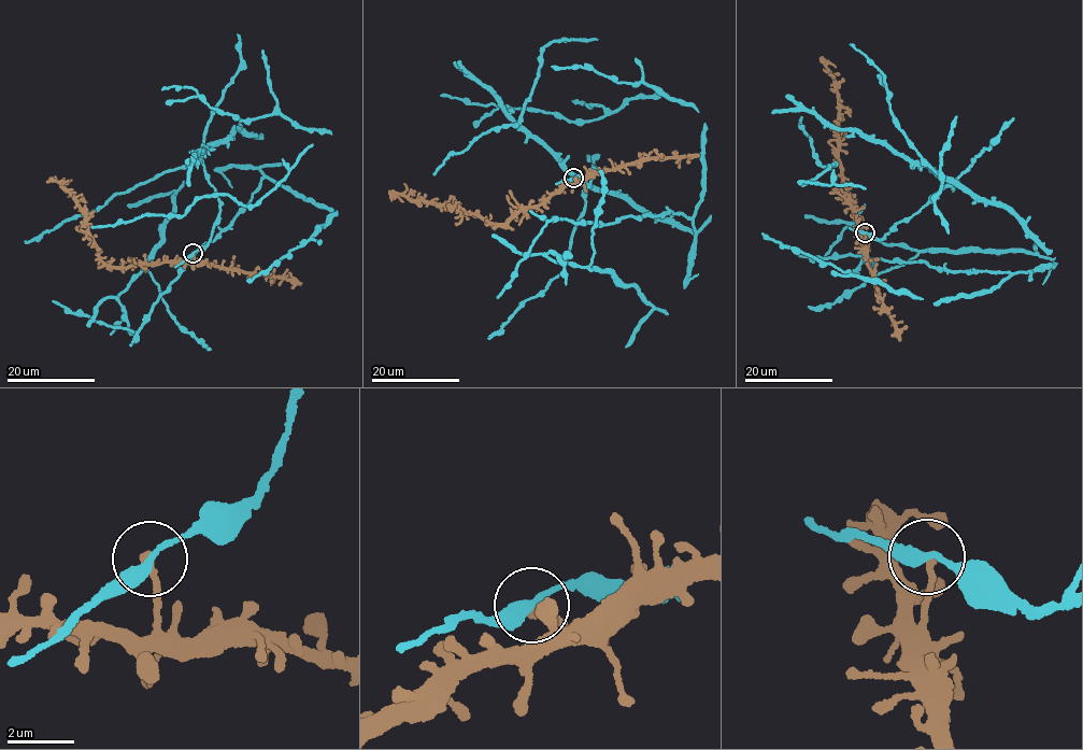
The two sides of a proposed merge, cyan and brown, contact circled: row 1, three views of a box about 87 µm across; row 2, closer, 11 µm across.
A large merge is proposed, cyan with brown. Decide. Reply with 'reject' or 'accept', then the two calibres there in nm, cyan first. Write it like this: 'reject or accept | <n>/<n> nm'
reject | 300/240 nm

